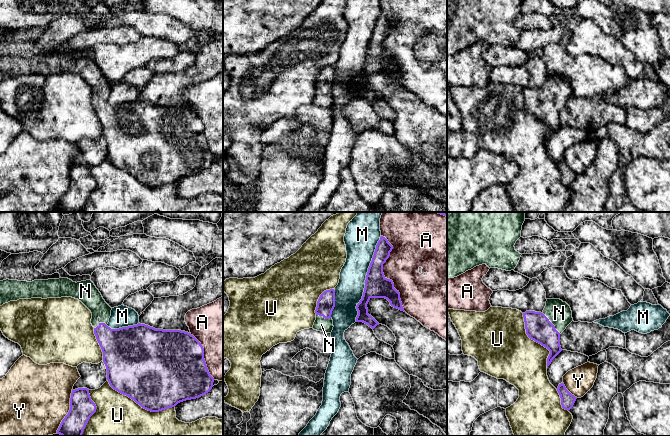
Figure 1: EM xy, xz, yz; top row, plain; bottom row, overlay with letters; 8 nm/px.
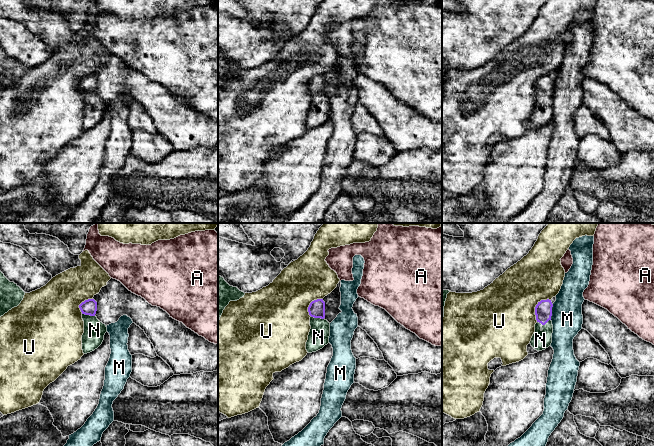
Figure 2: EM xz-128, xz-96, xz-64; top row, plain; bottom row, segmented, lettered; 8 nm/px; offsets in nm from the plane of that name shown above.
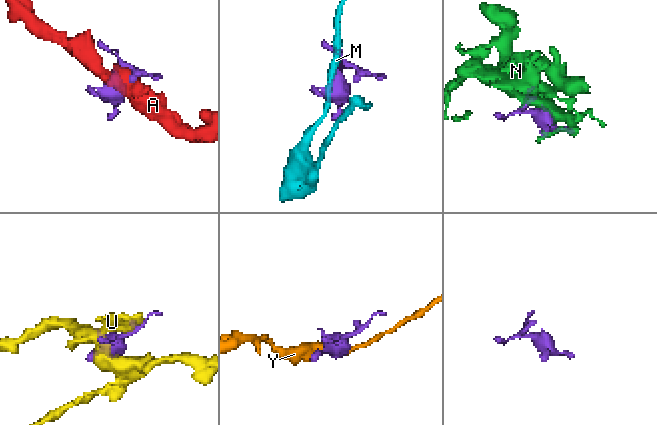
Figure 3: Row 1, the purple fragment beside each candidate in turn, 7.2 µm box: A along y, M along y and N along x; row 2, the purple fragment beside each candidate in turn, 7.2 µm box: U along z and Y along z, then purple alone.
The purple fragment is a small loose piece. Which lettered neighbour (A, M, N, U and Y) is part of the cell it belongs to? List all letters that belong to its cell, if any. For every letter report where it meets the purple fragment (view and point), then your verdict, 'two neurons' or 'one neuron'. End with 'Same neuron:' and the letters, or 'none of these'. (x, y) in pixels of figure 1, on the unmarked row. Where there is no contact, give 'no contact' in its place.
A: xz (383, 50) | two neurons
M: xz (366, 55) | two neurons
N: yz (551, 99) | one neuron
U: xy (139, 180) | two neurons
Y: xy (69, 187) | two neurons
Same neuron: N

